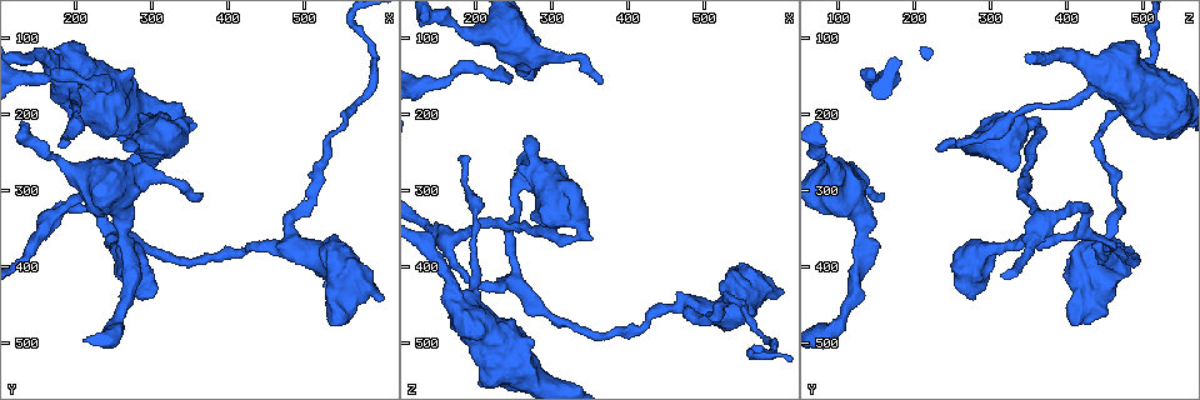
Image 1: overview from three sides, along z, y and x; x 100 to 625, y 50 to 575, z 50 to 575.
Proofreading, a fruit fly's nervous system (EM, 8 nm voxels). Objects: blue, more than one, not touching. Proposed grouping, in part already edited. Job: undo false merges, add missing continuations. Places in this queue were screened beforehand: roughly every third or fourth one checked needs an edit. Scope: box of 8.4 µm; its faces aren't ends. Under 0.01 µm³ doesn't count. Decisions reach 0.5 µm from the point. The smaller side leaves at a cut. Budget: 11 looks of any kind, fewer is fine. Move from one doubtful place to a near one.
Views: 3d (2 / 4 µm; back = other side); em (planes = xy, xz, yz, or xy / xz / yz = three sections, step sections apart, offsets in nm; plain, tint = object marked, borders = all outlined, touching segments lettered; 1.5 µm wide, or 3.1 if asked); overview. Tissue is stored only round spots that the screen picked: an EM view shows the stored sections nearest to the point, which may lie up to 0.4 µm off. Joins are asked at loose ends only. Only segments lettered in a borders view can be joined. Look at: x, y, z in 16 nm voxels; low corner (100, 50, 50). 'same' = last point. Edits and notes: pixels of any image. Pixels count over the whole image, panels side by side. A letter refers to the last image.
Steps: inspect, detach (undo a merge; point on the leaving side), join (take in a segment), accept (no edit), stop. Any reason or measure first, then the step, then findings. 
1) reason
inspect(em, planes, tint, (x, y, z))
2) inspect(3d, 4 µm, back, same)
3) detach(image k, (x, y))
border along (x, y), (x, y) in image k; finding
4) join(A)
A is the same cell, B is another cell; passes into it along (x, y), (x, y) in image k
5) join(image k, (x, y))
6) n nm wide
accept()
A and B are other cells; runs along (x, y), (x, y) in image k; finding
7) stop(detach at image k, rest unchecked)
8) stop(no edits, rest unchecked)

long arm stops here
inspect(em, planes, borders, (175, 245, 255))

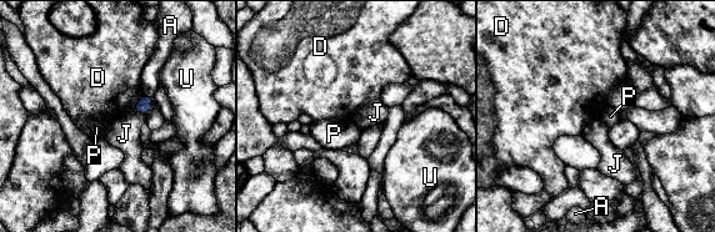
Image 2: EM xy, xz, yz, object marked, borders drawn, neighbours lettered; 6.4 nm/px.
accept()
A, D, J, P and U are other cells; border along (133, 111), (145, 115) in image 2; none of them fits

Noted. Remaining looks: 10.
tapers out
inspect(3d, 4 µm, back, (365, 300, 160))

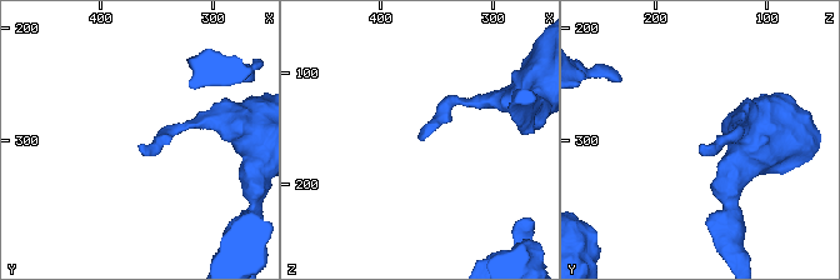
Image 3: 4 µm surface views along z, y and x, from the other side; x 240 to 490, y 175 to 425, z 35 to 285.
inspect(em, xz, step 4, borders, (364, 306, 162))

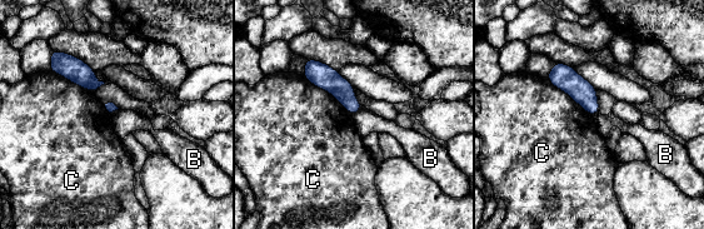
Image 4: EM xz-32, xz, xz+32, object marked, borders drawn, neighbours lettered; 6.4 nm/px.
another direction
inspect(em, planes, borders, same)

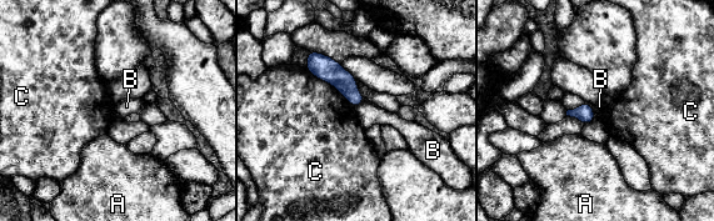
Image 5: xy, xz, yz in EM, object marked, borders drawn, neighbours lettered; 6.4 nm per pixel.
110 nm wide
accept()
A, B and C are other cells; runs along (311, 55), (359, 100) in image 5; none of them fits

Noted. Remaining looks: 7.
inspect(em, yz, step 8, borders, (265, 380, 290))

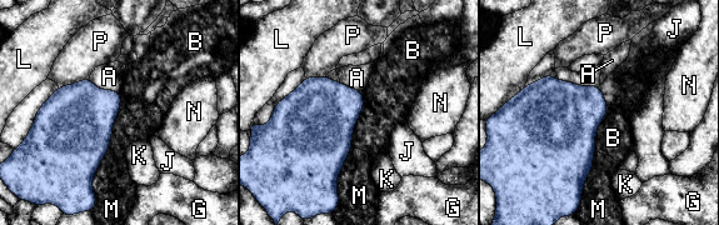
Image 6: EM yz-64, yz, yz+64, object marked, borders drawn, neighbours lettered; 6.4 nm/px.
480 nm wide; M touches over 380 nm
accept()
A, B, G, J, K, L, M, N and P are other cells; one cell here

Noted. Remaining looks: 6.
an open end
inspect(em, xy, step 8, borders, (245, 170, 155))

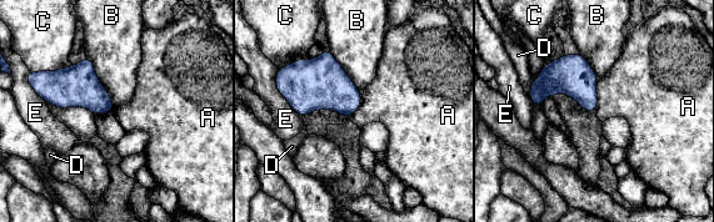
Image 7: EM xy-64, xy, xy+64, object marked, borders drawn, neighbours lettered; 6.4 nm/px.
120 nm wide
accept()
A, B, C, D and E are other cells; border along (598, 77), (597, 109), (594, 112) in image 7; no lettered segment goes on from it

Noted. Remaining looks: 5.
stop(no edits, rest unchecked)

